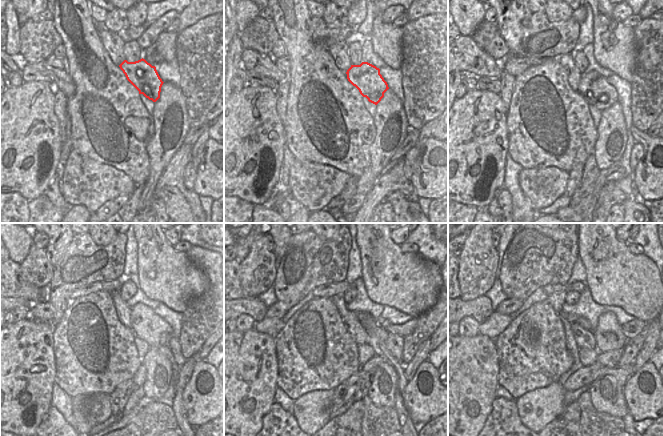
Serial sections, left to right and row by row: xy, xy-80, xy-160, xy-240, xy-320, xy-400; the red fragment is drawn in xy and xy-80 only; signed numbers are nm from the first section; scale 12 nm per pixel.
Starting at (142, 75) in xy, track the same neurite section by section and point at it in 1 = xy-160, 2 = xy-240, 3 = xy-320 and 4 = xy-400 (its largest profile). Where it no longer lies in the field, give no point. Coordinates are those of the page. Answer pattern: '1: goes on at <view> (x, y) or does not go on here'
1: goes on at xy-160 (594, 88)
2: goes on at xy-240 (147, 325)
3: goes on at xy-320 (377, 334)
4: goes on at xy-400 (629, 424)

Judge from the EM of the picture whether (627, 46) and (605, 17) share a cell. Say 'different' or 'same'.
same

